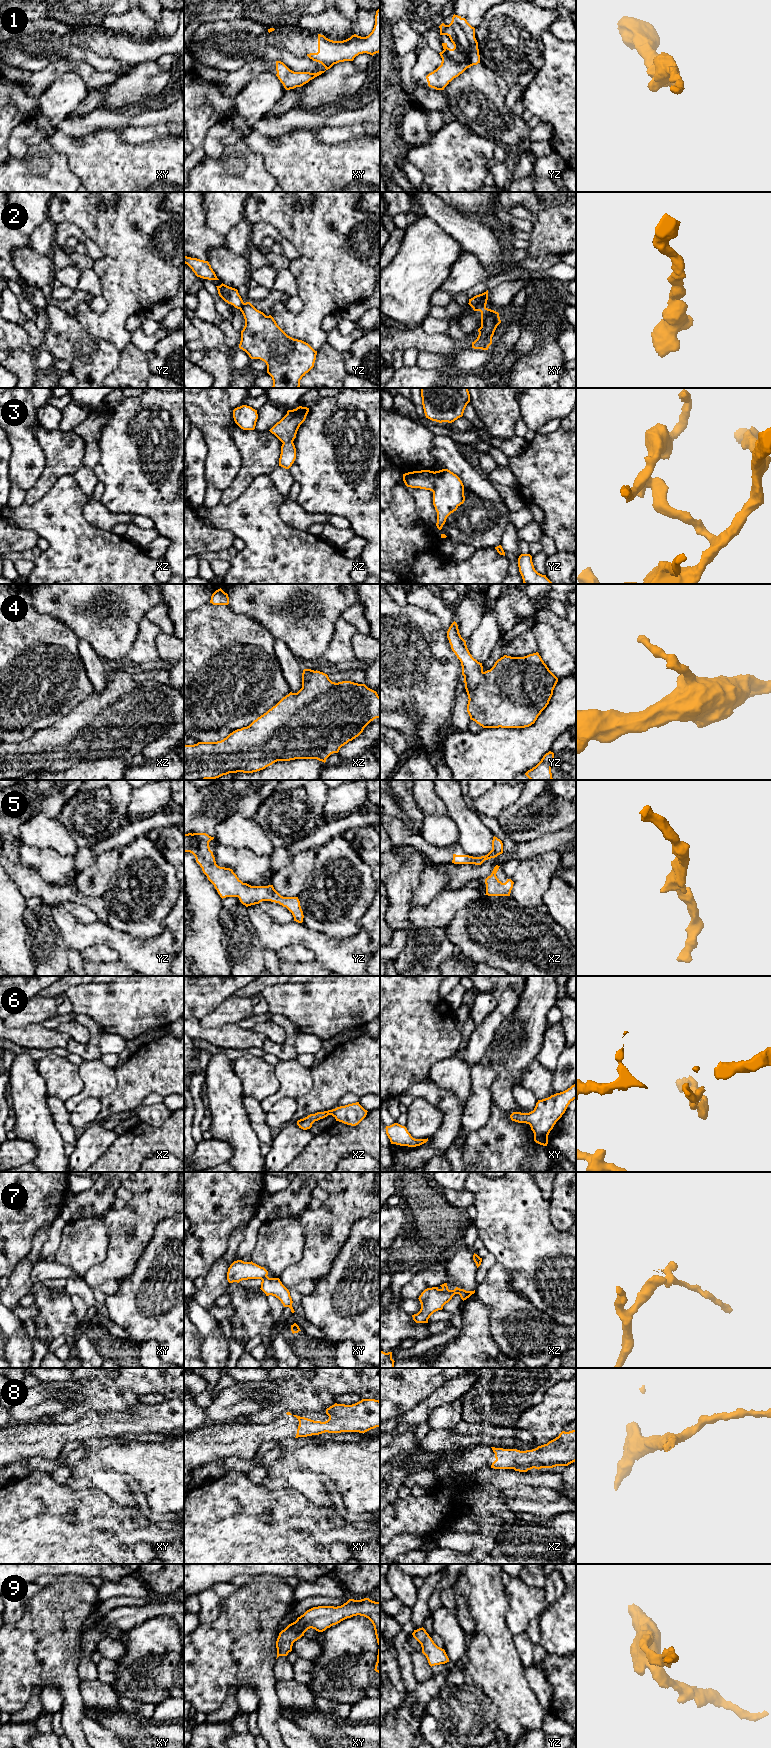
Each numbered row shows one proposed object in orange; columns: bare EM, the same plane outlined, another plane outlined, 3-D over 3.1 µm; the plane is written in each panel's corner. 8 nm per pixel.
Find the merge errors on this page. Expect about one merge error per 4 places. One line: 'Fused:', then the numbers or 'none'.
Fused: 3, 7

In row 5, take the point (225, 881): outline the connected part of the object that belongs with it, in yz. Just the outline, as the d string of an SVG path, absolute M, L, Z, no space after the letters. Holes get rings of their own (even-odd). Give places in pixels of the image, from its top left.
M206 833L184 834L184 852L195 856L196 862L222 899L238 897L246 907L262 901L279 903L292 913L294 921L303 922L304 915L298 897L283 897L273 885L251 886L243 883L232 869L218 866L209 847L209 842L213 839Z

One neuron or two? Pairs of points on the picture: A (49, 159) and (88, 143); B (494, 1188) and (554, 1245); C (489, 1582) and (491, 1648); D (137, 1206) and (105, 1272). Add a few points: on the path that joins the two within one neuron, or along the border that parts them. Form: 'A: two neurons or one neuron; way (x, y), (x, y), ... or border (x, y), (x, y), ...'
A: two neurons; border (65, 155), (68, 166), (71, 169)
B: one neuron; way (509, 1203), (539, 1230)
C: one neuron; way (489, 1598), (491, 1632)
D: one neuron; way (134, 1222), (124, 1232), (124, 1250), (121, 1256)

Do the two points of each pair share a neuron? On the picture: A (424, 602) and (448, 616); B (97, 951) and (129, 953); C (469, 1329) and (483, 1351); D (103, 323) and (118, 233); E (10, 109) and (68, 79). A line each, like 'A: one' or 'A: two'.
A: one
B: two
C: one
D: one
E: one

